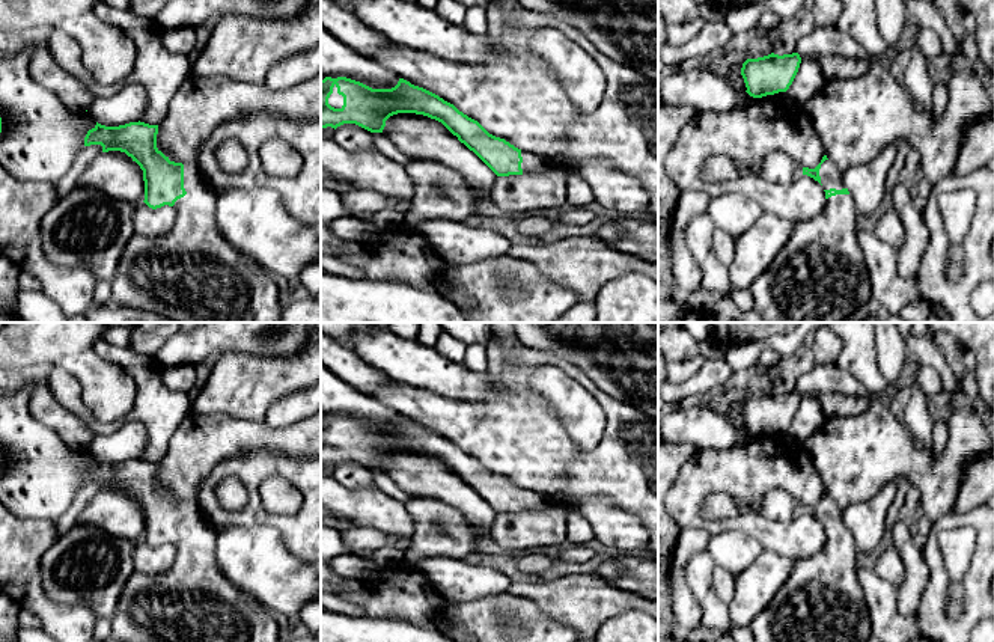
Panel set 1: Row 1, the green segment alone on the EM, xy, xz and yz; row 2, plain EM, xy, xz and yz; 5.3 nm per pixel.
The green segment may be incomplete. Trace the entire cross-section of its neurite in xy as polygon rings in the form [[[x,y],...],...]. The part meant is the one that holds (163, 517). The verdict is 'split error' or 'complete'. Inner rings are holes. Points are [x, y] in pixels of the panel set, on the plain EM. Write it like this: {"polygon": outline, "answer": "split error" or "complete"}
{"polygon": [[[130,460],[119,464],[96,463],[87,469],[84,484],[101,482],[102,490],[120,488],[143,508],[145,541],[173,544],[176,558],[161,574],[136,571],[127,580],[111,615],[116,642],[282,642],[280,627],[264,604],[239,591],[217,565],[218,530],[205,521],[194,502],[170,499],[157,485],[158,463]]], "answer": "split error"}

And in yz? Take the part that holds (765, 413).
{"polygon": [[[771,390],[764,395],[747,396],[741,405],[746,430],[753,436],[786,430],[798,410],[800,401],[798,390],[783,393]]], "answer": "complete"}

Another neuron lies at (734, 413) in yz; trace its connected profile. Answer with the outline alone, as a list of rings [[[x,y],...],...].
[[[733,402],[727,411],[724,413],[724,416],[729,419],[729,422],[732,425],[735,425],[736,428],[747,428],[744,416],[741,413],[741,405],[742,402]]]

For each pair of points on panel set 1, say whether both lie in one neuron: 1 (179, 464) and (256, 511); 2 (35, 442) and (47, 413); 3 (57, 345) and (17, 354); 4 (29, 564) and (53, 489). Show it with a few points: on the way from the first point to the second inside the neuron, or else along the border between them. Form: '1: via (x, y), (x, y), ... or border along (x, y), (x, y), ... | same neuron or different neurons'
1: border along (231, 457), (220, 461), (204, 479), (196, 504) | different neurons
2: border along (33, 389), (29, 398), (29, 412), (70, 446) | different neurons
3: via (47, 345), (27, 345) | same neuron
4: border along (15, 516), (54, 520) | different neurons

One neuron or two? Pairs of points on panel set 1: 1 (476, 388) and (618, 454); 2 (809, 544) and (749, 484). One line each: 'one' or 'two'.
1: two
2: one

